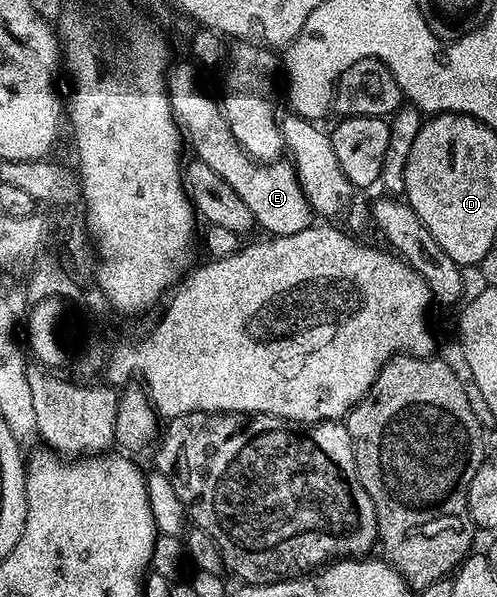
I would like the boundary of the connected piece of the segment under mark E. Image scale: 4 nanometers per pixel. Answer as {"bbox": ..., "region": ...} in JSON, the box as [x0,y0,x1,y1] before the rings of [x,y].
{"bbox":[166,62,314,236],"region":[[[173,62],[166,76],[168,80],[168,100],[172,106],[172,116],[180,124],[183,138],[193,147],[195,158],[201,159],[238,197],[250,208],[256,218],[256,227],[269,236],[302,233],[302,229],[313,226],[314,212],[302,193],[302,185],[296,176],[296,168],[288,161],[257,163],[234,141],[234,133],[226,125],[221,104],[200,91],[192,91],[192,67],[188,63]]]}

